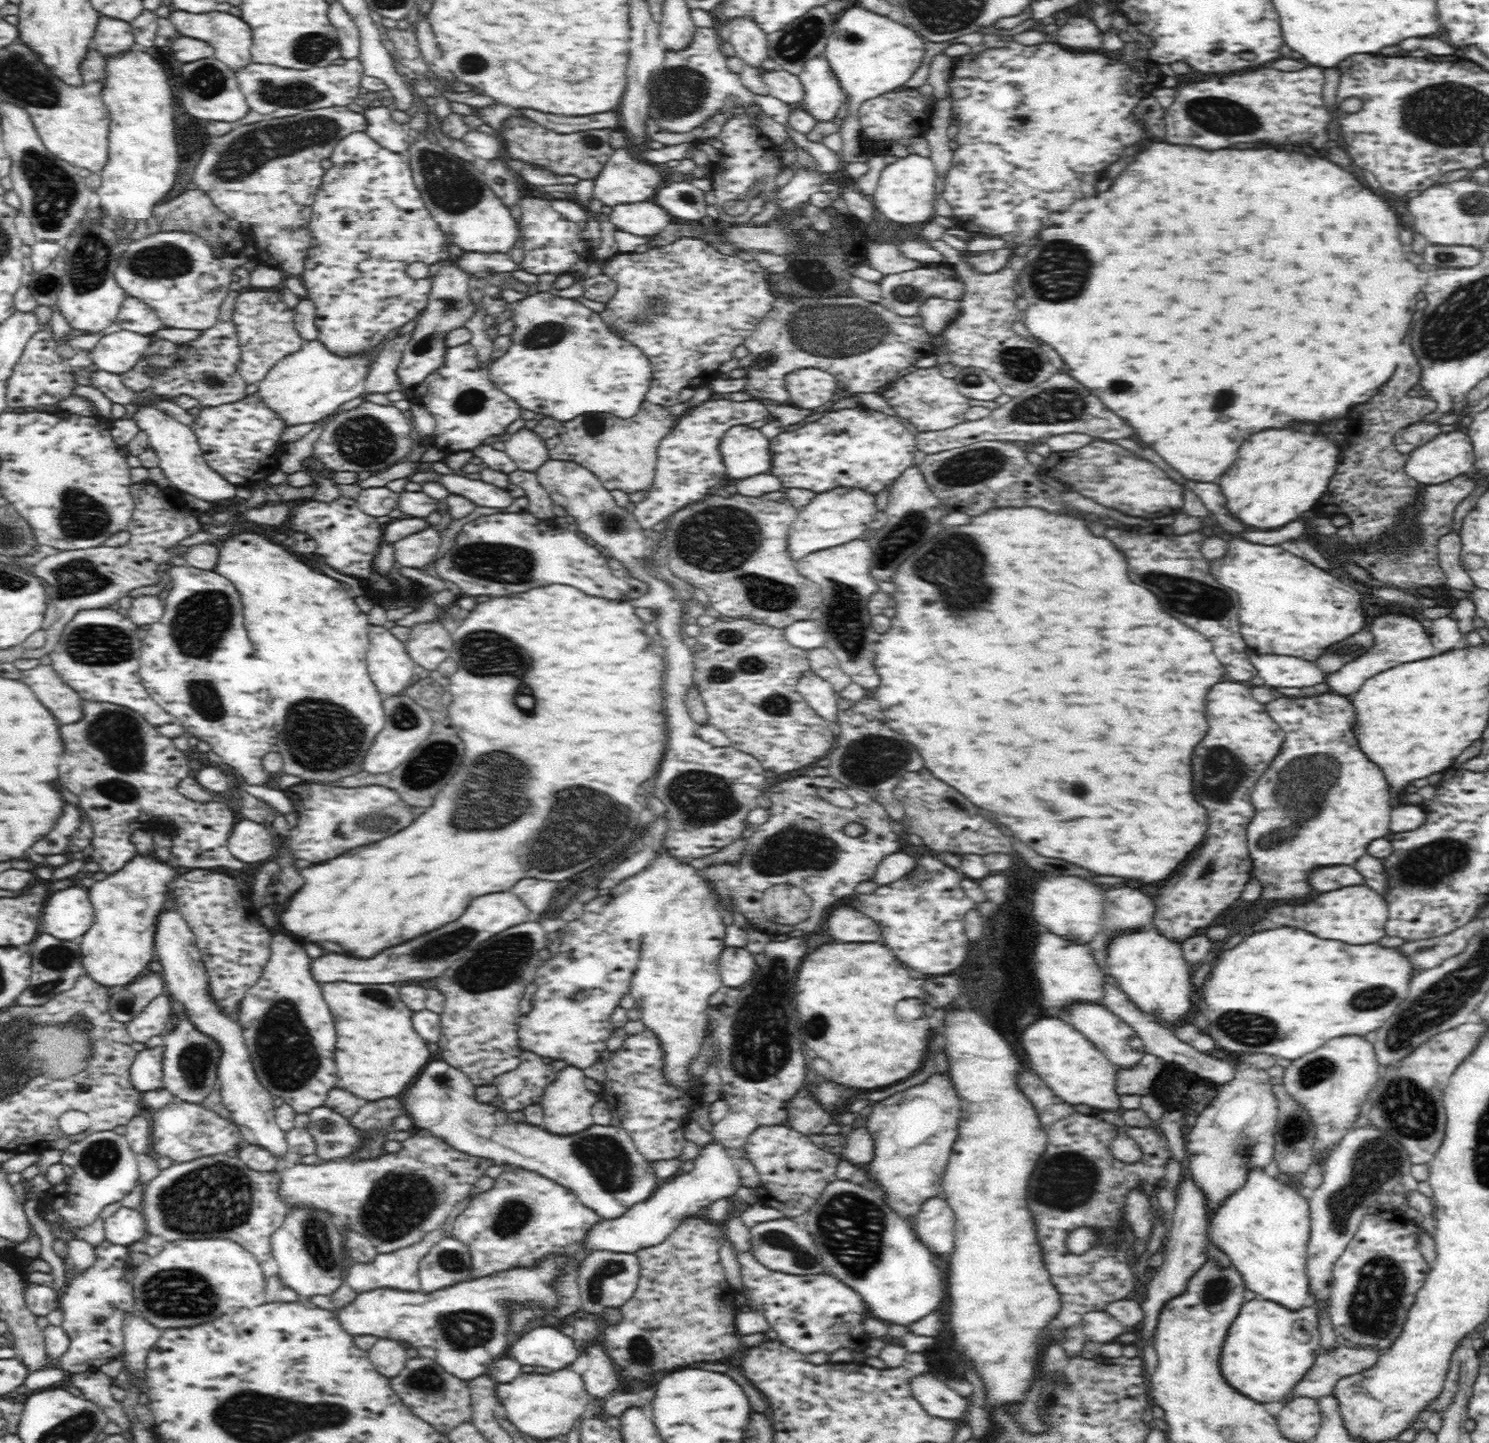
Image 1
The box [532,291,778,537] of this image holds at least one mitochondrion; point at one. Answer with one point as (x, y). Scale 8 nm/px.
(653, 308)

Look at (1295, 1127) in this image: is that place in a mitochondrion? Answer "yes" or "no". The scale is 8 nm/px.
yes

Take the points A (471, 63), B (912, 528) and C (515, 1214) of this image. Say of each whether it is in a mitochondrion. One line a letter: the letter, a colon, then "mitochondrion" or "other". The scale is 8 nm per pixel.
A: mitochondrion
B: mitochondrion
C: mitochondrion

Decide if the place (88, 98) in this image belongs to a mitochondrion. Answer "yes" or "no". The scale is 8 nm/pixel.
no

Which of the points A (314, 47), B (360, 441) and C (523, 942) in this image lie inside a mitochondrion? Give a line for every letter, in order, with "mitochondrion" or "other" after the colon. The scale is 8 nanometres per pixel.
A: mitochondrion
B: mitochondrion
C: mitochondrion

